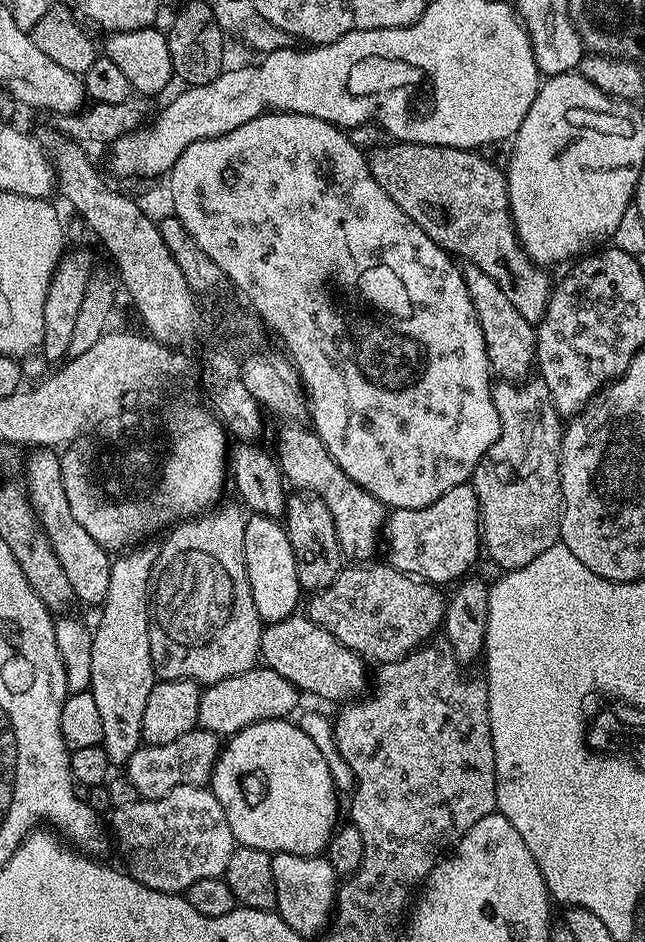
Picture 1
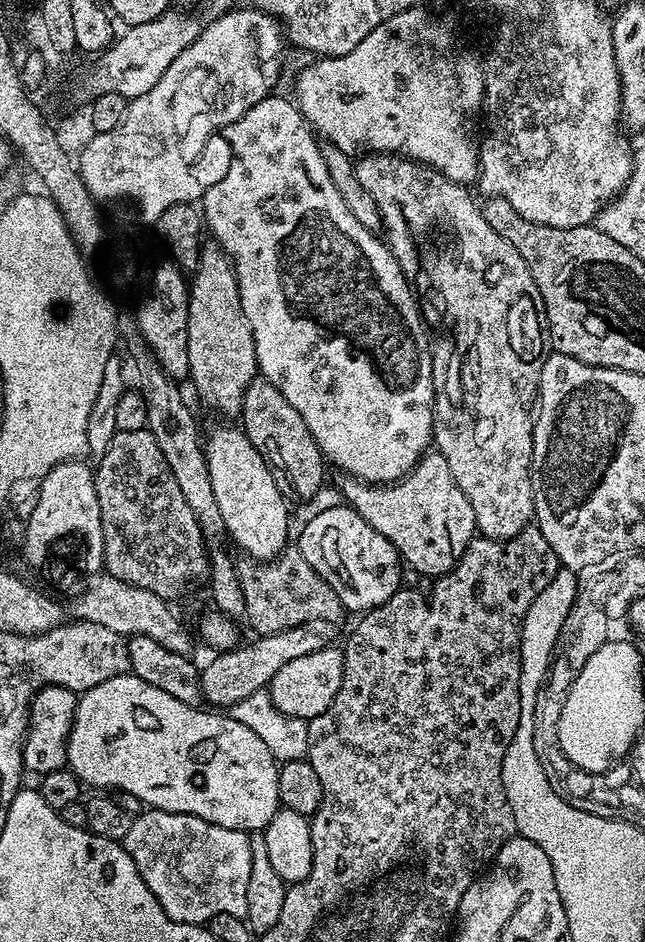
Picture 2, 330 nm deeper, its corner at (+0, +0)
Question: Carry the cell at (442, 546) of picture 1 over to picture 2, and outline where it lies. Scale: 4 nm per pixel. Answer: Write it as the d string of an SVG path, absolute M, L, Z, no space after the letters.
M343 502L332 509L324 510L317 517L304 522L300 529L302 530L298 547L302 558L306 558L306 562L310 562L310 566L314 566L314 570L320 574L320 577L336 591L338 598L344 603L345 609L349 613L363 614L370 608L377 608L394 593L400 591L402 561L399 550L377 528L370 526L370 522L366 522L366 518L362 518L362 514L349 508L347 503Z

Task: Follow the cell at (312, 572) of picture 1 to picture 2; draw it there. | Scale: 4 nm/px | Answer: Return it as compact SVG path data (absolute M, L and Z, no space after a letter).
M257 378L246 386L238 420L254 450L258 450L258 454L262 454L268 463L276 485L289 497L298 496L301 501L305 501L325 487L326 461L316 440L310 434L306 422L302 422L302 414L298 414L298 410L294 410L294 406L282 398L282 394L269 380Z

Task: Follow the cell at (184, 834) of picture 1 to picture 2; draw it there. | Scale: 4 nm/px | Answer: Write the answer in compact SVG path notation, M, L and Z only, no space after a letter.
M148 808L133 819L122 843L138 874L142 874L146 886L150 886L154 898L158 898L162 910L171 920L204 926L210 918L214 918L214 914L234 914L241 918L246 914L246 886L250 883L252 865L247 832L206 822L189 812L167 812L161 808Z

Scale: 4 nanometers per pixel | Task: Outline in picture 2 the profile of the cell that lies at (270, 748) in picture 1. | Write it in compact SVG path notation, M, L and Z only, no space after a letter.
M131 674L115 676L101 684L93 684L87 692L83 693L76 701L76 717L68 735L68 762L67 767L85 785L93 784L96 790L115 790L120 794L133 796L141 805L148 808L161 808L167 812L189 812L206 822L214 822L218 826L226 826L230 830L239 832L259 832L268 825L270 818L279 812L282 805L280 791L278 790L278 774L280 769L278 761L272 757L270 750L266 750L266 742L250 730L250 726L242 726L242 722L234 722L231 714L224 716L220 710L209 710L204 706L193 706L186 702L178 702L178 698L166 694L166 690L158 690L158 686L150 686L150 682L142 682L142 678Z

